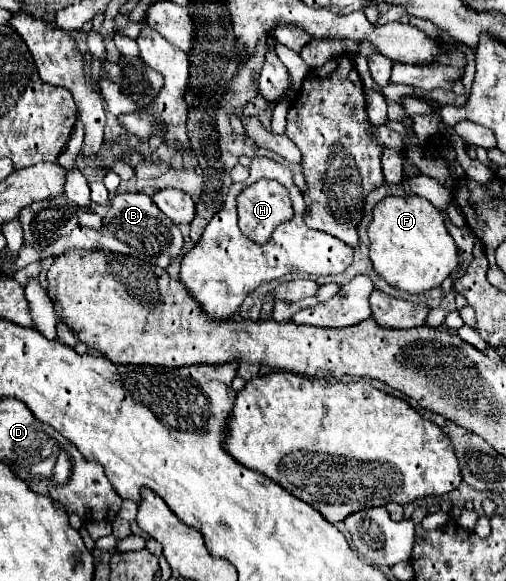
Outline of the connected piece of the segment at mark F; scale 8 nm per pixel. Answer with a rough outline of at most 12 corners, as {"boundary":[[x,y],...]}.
{"boundary":[[384,197],[370,261],[392,287],[424,293],[458,265],[440,211]]}

